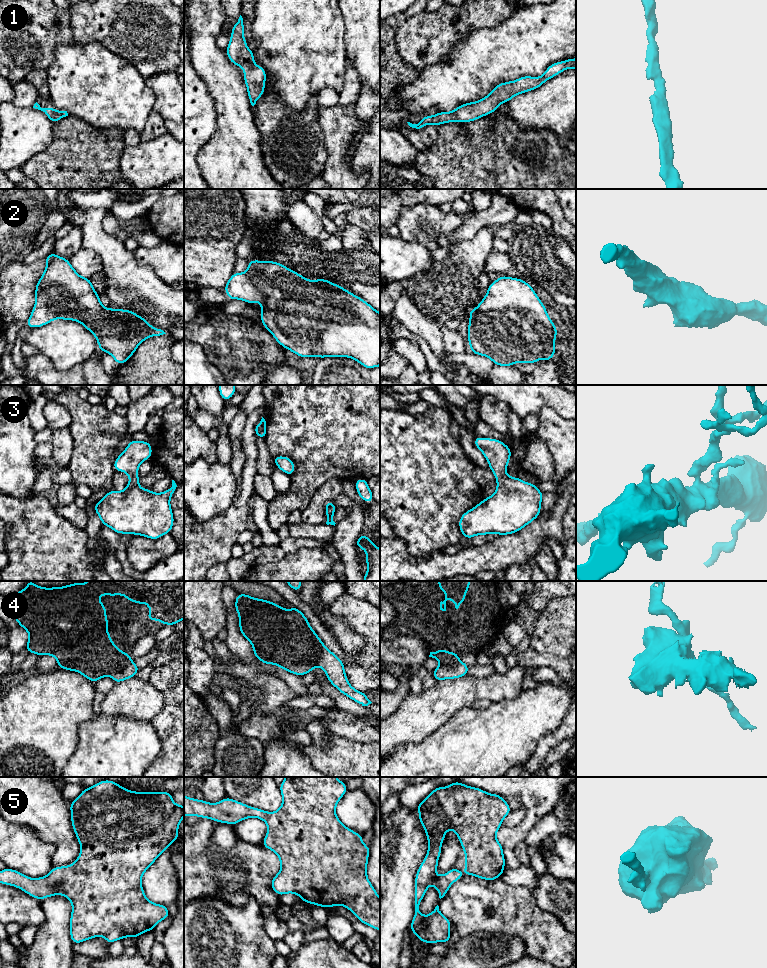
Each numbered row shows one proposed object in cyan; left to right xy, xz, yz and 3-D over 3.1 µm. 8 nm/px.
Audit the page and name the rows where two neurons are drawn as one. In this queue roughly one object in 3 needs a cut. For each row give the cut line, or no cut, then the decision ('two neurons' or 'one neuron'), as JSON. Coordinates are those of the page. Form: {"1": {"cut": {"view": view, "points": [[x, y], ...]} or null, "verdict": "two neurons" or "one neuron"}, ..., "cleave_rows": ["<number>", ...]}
{"1": {"cut": null, "verdict": "one neuron"}, "2": {"cut": null, "verdict": "one neuron"}, "3": {"cut": null, "verdict": "one neuron"}, "4": {"cut": {"view": "xz", "points": [[319, 638], [322, 643], [322, 652], [315, 665]]}, "verdict": "two neurons"}, "5": {"cut": null, "verdict": "one neuron"}, "cleave_rows": ["4"]}

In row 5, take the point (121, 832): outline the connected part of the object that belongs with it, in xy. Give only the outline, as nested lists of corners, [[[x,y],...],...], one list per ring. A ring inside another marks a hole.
[[[111,780],[84,788],[69,806],[71,823],[81,846],[77,860],[71,865],[52,867],[48,875],[40,878],[30,878],[20,871],[5,868],[0,871],[0,883],[15,886],[39,901],[64,895],[72,903],[70,937],[73,944],[99,936],[111,944],[125,937],[137,938],[142,933],[154,930],[157,923],[169,917],[168,907],[146,898],[141,878],[167,847],[179,839],[178,829],[184,817],[184,806],[175,804],[170,792],[131,791]]]

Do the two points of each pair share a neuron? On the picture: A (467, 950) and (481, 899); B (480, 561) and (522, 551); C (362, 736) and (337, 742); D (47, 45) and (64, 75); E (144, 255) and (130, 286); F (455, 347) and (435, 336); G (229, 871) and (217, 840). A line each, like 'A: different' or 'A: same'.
A: different
B: same
C: different
D: different
E: different
F: different
G: different

